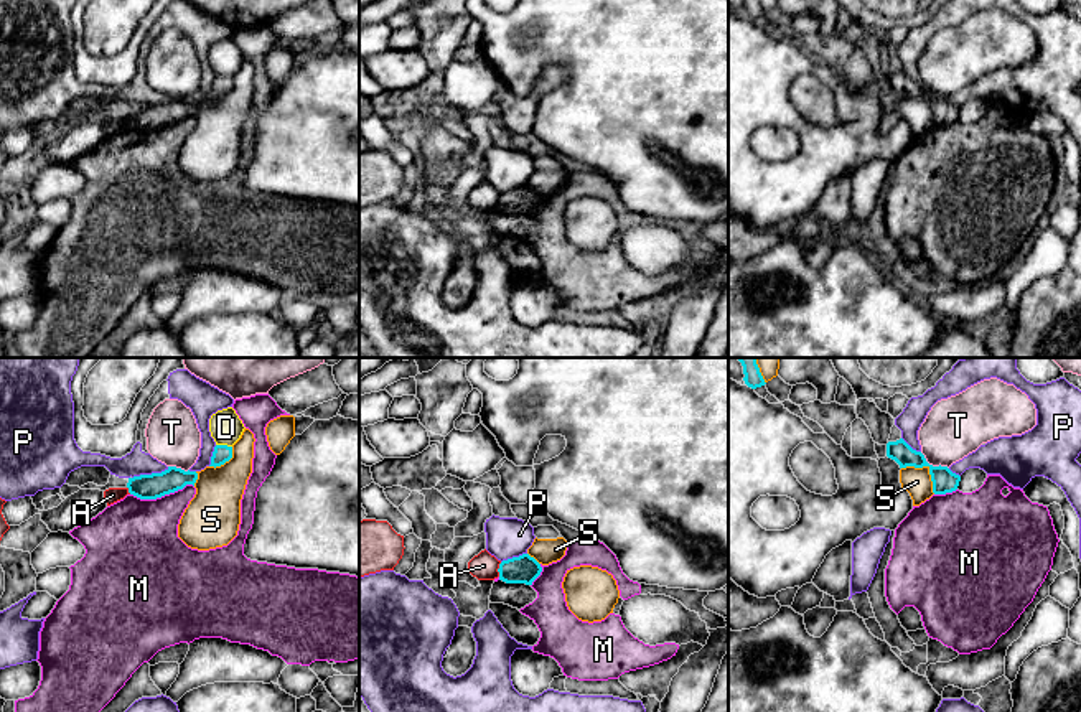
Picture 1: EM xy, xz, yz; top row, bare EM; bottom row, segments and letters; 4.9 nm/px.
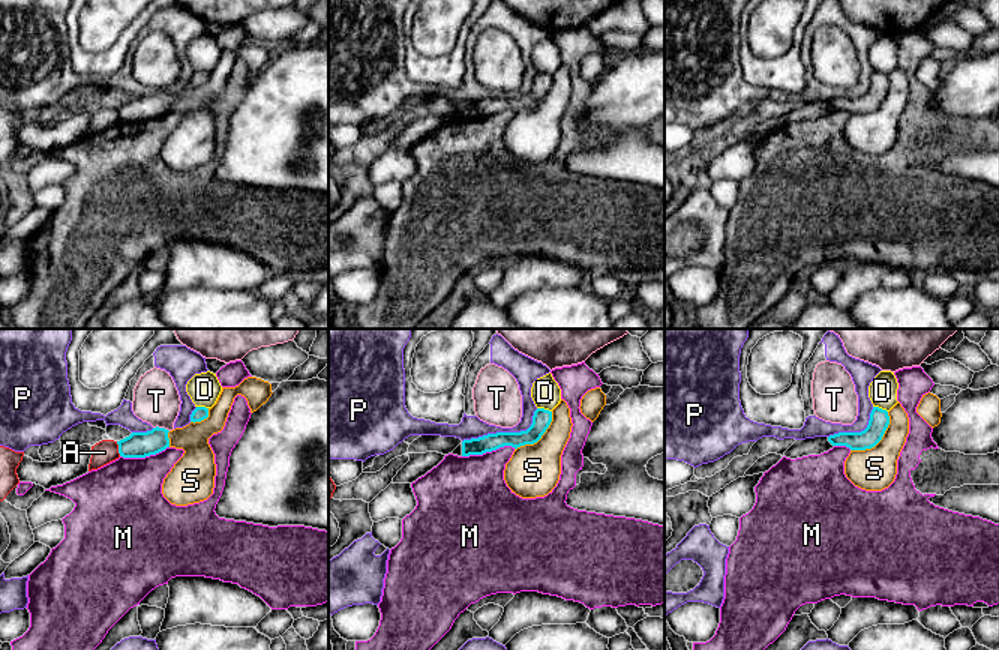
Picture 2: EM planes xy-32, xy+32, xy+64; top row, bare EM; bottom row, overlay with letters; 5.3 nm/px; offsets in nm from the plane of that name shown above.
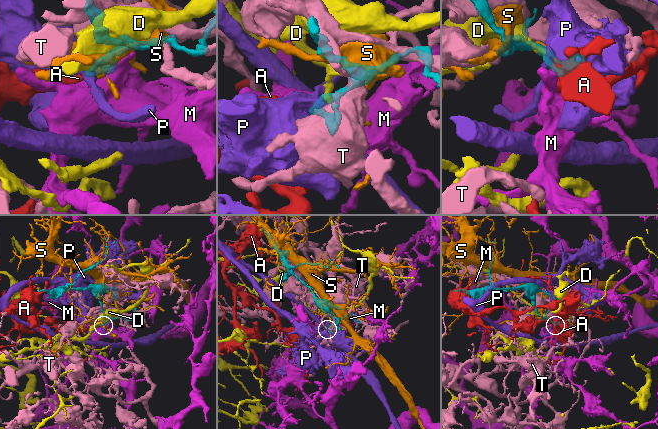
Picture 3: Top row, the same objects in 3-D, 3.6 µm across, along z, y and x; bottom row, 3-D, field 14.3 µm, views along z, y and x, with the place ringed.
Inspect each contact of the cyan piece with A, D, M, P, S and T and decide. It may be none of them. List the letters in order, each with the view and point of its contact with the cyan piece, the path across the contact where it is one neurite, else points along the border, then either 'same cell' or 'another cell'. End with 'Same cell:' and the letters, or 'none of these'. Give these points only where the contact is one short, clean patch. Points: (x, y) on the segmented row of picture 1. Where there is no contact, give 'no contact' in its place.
A: xz (498, 569) | along xz (501, 562), (498, 576) | another cell
D: xy (224, 445) | another cell
M: xy (162, 495) | another cell
P: xy (152, 473) | another cell
S: yz (930, 468) | another cell
T: yz (931, 465) | another cell
Same cell: none of these

